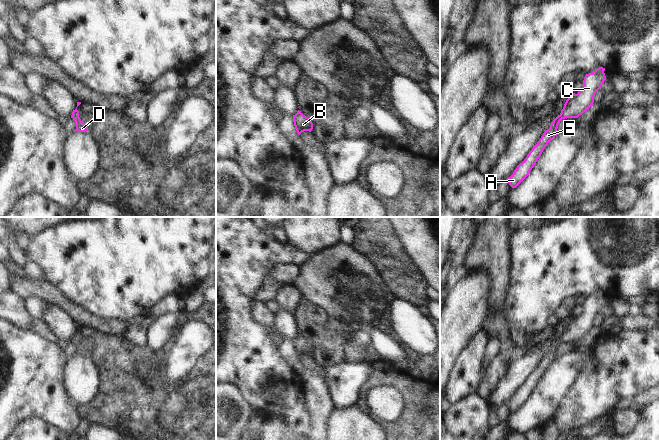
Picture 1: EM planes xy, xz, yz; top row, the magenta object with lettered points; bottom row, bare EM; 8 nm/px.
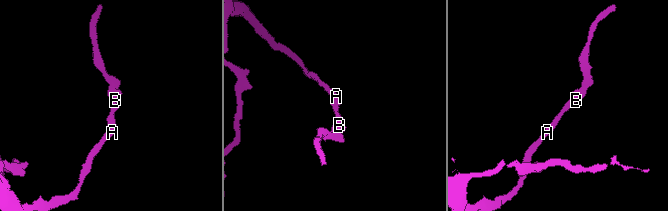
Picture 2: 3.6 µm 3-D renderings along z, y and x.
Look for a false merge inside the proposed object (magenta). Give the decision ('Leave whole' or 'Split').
Leave whole

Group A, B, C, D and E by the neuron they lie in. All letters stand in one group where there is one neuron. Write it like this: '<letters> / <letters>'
A B C D E

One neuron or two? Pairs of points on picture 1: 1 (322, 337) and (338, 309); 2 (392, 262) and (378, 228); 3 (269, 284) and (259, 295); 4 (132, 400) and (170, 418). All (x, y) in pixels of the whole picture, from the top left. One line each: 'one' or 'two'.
1: two
2: one
3: one
4: one

